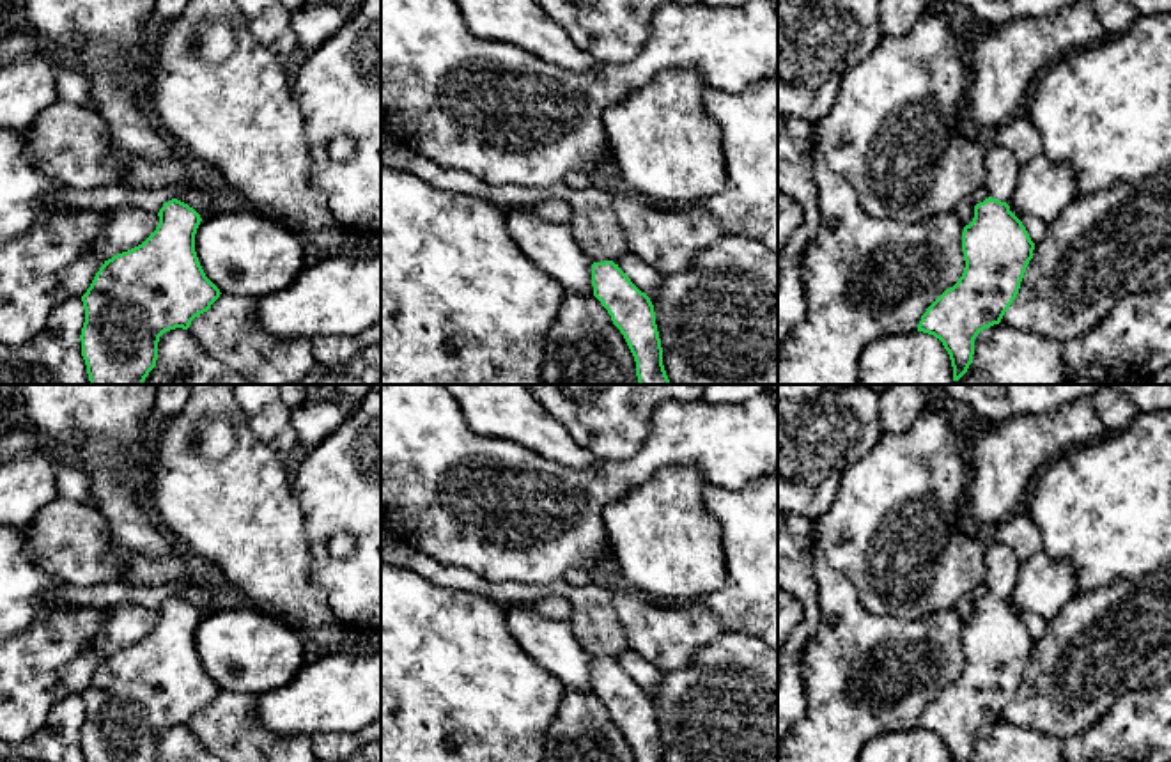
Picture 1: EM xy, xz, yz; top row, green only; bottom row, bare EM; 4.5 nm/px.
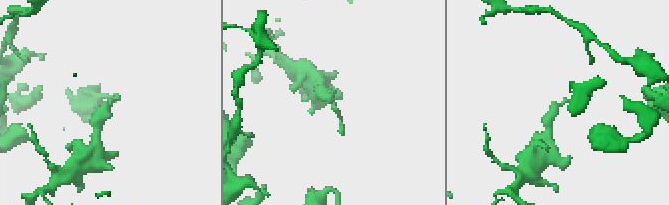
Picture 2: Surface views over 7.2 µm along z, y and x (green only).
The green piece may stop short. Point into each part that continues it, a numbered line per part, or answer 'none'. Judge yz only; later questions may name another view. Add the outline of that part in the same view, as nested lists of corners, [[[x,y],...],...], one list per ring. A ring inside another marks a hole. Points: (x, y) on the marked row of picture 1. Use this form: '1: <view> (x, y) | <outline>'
1: yz (1001, 169) | [[[997,142],[987,147],[985,188],[989,190],[989,197],[1008,204],[1017,190],[1020,168],[1022,165],[1010,149]]]

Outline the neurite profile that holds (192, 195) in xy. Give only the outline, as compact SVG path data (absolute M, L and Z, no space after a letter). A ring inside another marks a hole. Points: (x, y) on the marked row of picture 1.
M191 181L179 186L179 195L182 197L181 202L193 207L200 214L202 220L214 213L211 209L209 195L204 190L197 188Z

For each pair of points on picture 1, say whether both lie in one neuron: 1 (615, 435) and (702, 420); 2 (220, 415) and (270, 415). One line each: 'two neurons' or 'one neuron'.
1: two neurons
2: two neurons

